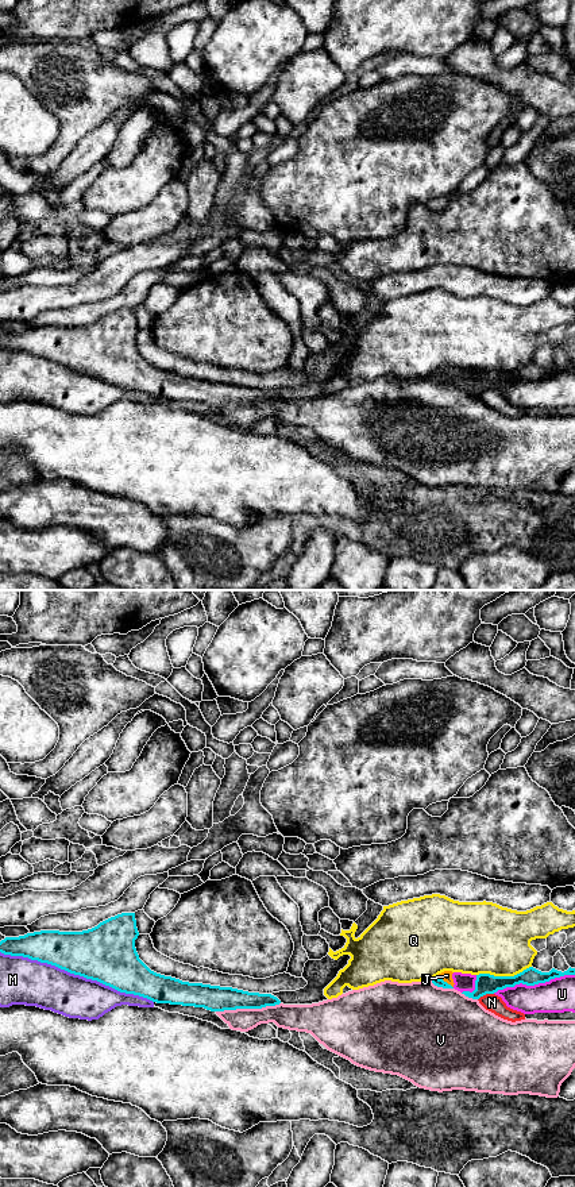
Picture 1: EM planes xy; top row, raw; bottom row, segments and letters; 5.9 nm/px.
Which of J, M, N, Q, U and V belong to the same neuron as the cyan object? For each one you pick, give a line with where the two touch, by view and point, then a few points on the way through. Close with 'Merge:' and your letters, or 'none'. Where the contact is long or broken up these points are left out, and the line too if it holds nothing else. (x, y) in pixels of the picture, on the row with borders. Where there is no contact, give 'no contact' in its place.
Merge: none

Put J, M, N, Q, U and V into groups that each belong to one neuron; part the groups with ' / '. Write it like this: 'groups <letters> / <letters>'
groups J U / M / N / Q / V

